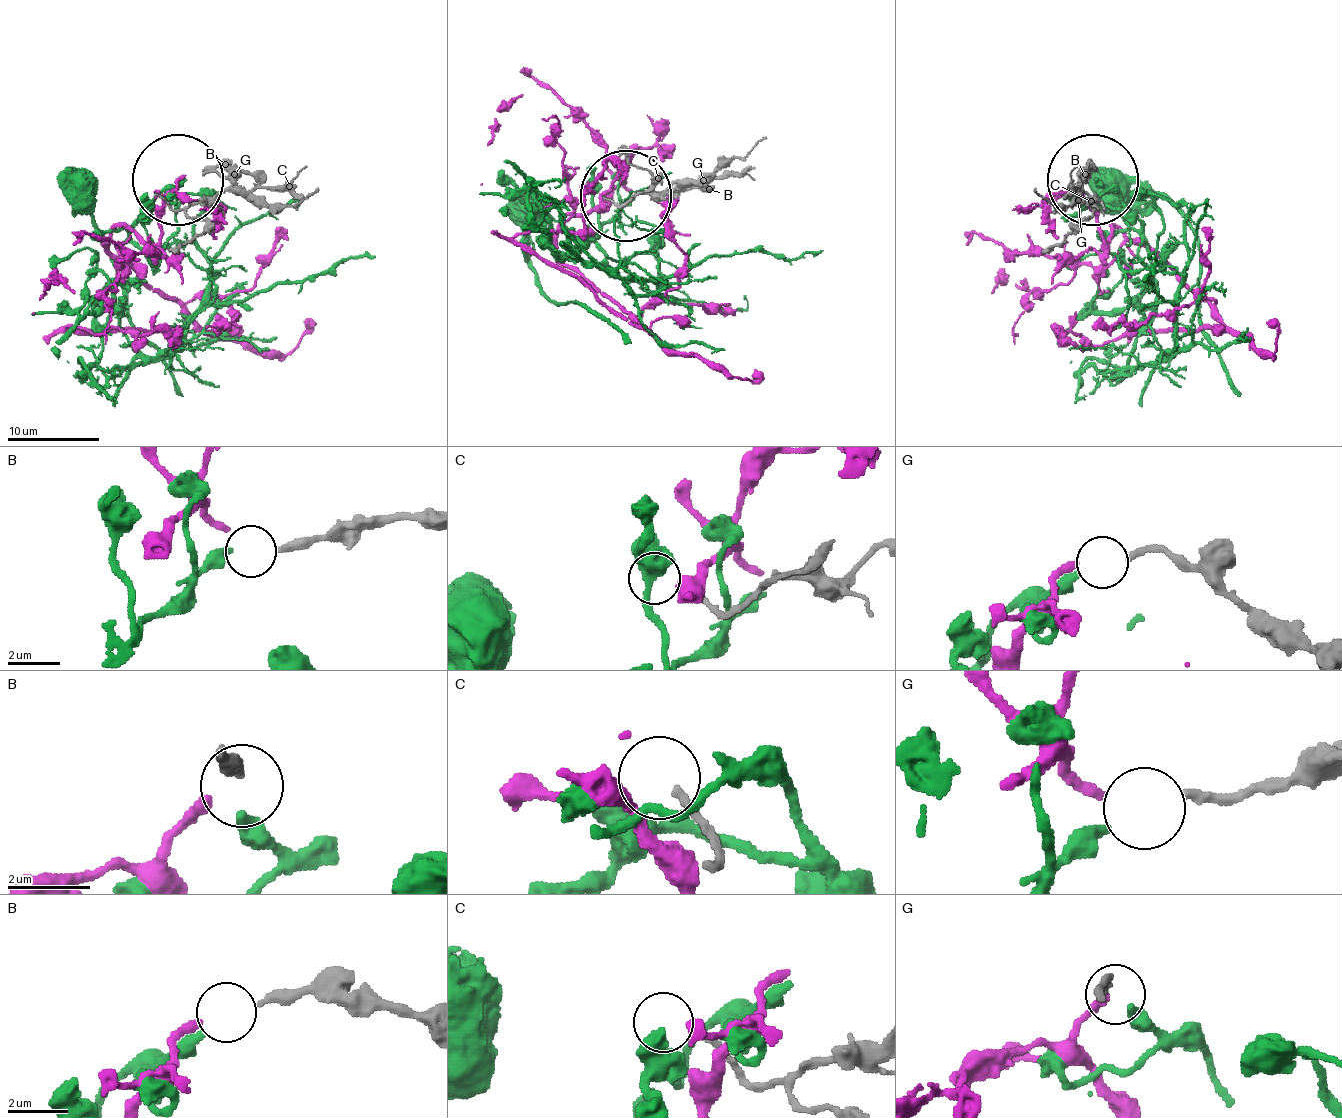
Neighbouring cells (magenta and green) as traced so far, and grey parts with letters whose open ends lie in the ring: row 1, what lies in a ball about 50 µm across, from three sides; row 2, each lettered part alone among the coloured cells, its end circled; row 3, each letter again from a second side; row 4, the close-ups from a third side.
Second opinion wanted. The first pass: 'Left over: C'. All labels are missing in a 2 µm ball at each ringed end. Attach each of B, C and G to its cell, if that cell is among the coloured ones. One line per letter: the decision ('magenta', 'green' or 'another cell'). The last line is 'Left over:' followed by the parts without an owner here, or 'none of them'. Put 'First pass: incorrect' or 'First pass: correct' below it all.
B: green
C: another cell
G: magenta
Left over: C
First pass: correct

